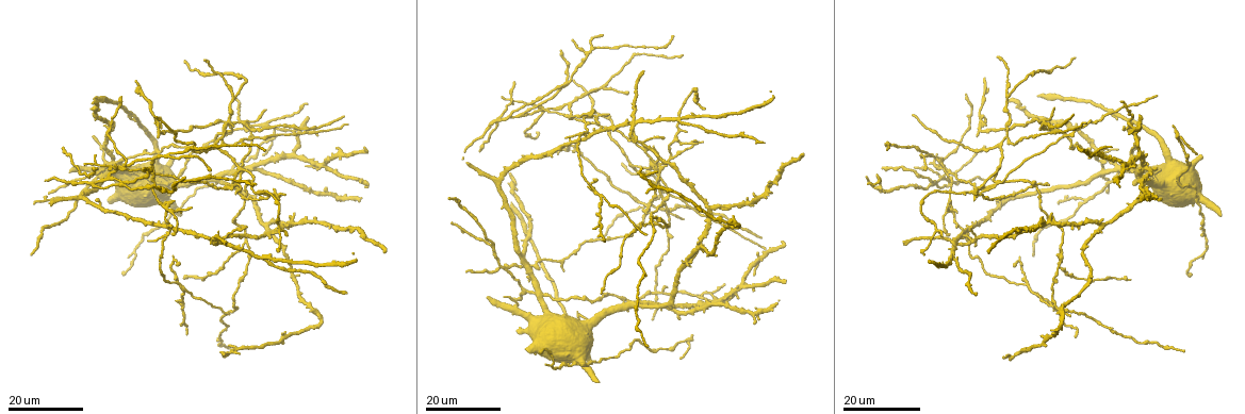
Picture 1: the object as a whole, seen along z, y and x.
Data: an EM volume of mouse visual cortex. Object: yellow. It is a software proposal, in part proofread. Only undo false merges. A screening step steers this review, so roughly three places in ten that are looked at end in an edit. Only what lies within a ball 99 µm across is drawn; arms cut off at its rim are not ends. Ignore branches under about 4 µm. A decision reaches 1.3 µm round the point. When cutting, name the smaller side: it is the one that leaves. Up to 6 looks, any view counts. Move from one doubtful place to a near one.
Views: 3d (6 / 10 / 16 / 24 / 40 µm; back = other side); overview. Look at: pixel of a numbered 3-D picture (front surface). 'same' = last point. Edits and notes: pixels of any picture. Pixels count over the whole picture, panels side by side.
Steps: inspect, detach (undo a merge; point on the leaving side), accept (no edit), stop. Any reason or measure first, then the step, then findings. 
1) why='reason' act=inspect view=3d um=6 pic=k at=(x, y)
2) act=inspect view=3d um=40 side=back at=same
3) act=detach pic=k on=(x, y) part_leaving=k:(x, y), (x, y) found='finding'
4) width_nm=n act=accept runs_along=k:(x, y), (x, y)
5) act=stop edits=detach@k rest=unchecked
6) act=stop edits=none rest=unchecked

why='looks like a crossing' act=inspect view=3d um=16 pic=1 at=(679, 138)

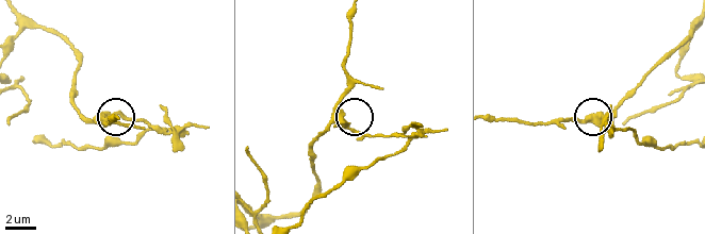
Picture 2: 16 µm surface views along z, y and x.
why='zoom in' act=inspect view=3d um=10 pic=2 at=(345, 120)

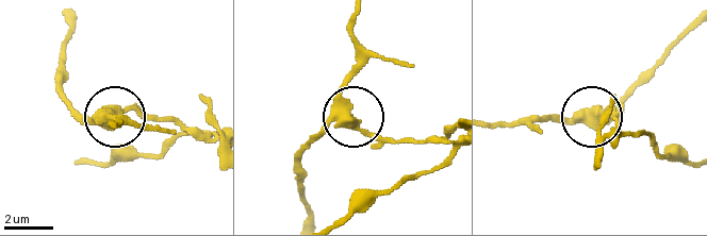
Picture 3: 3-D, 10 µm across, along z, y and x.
act=detach pic=3 on=(135, 105) part_leaving=3:(349, 116), (378, 136), (439, 140), (449, 152), (342, 217) found='two neurons meet here'

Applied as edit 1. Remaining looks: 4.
why='arms part here' act=inspect view=3d um=24 pic=1 at=(521, 114)

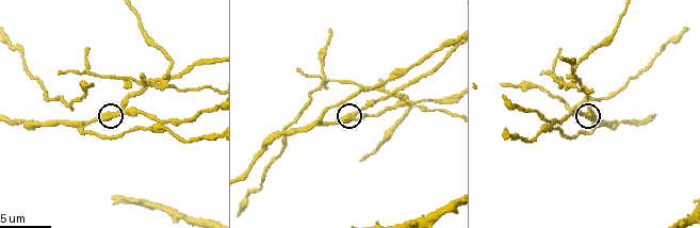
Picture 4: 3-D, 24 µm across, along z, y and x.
act=inspect view=3d um=6 pic=4 at=(114, 112)

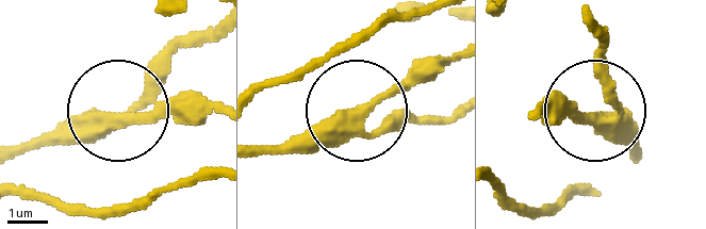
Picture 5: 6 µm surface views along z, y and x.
act=accept runs_along=5:(452, 111), (363, 118), (438, 60) found='continuous, no second neuron'

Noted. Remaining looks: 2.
why='branch point' act=inspect view=3d um=24 pic=1 at=(223, 137)

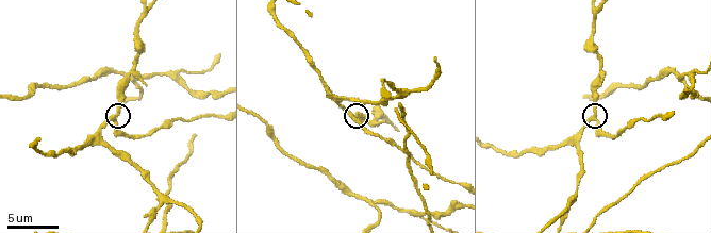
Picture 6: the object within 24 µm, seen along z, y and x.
why='zoom in' act=inspect view=3d um=10 pic=6 at=(116, 118)

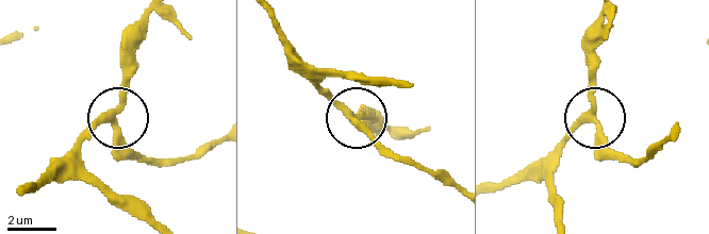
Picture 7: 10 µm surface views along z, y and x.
act=accept runs_along=7:(136, 217), (87, 172), (82, 148), (116, 121), (147, 164) found='continuous, no second neuron'

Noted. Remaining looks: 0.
act=stop edits=detach@3 rest=unchecked

